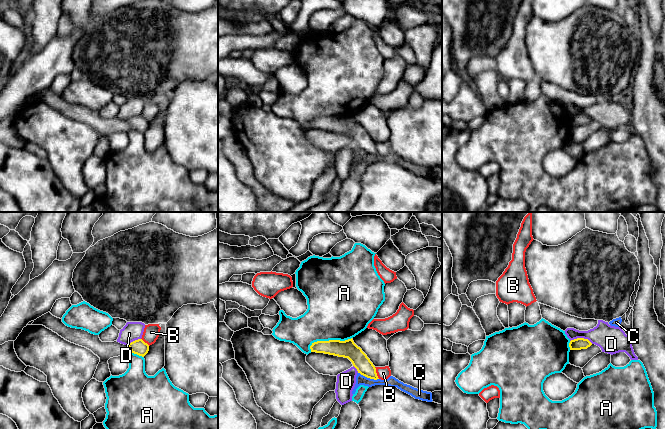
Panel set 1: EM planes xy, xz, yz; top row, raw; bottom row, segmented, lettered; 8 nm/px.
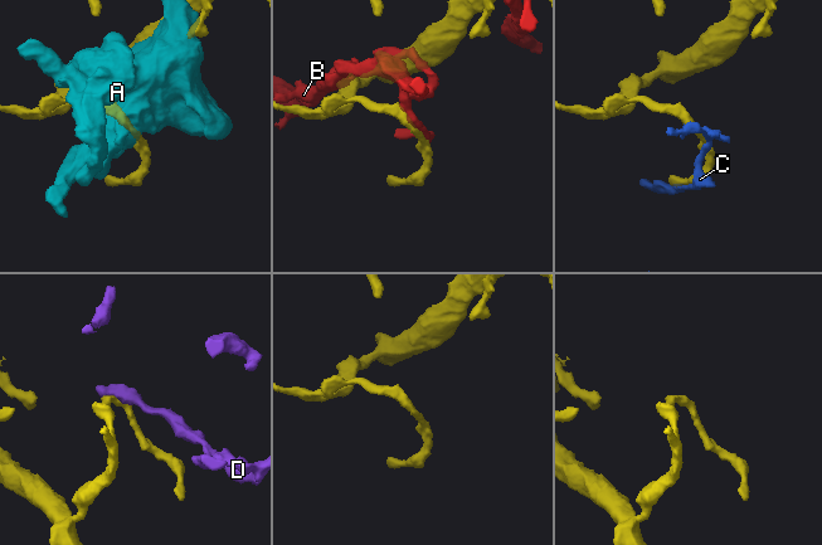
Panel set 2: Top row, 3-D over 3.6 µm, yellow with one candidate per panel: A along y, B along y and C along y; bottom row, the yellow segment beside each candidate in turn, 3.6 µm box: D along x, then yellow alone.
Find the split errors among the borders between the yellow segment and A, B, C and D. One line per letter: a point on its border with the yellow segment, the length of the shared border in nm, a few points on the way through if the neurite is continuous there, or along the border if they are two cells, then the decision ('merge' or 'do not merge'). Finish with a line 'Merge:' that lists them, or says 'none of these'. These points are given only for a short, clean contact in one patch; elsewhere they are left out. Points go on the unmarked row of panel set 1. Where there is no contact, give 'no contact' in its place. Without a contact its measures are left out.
A: contact xz (329, 116); length 360 nm; do not merge
B: contact xz (376, 149); length 100 nm; do not merge
C: contact xz (368, 153); length 180 nm; do not merge
D: contact yz (581, 114); length 190 nm; do not merge
Merge: none of these

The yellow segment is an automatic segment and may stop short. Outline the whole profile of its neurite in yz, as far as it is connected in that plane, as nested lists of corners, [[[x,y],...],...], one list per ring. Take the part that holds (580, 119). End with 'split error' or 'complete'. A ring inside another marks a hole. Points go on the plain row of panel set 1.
[[[577,114],[571,116],[569,119],[570,126],[587,125],[591,121],[592,119],[588,115],[584,115],[584,114]]]; complete

